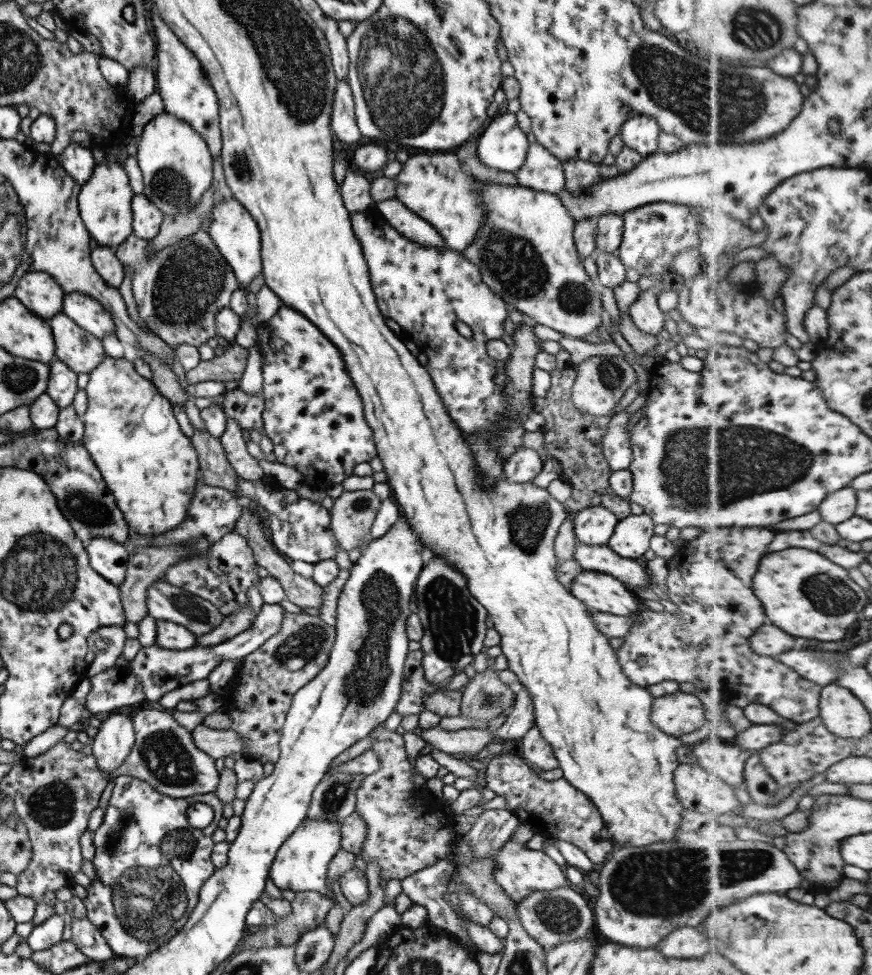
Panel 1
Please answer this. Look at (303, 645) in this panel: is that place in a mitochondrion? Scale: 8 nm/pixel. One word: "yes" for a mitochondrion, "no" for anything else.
yes

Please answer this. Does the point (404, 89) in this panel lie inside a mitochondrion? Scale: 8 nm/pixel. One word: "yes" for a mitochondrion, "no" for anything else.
yes

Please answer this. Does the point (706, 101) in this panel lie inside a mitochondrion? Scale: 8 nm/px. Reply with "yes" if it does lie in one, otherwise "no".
yes

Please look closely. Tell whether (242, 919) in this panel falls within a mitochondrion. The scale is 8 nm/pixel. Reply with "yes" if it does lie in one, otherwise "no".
no

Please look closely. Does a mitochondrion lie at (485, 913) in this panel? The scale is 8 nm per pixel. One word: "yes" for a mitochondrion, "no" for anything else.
no

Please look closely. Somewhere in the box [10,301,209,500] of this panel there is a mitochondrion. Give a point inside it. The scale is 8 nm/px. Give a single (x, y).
(84, 341)

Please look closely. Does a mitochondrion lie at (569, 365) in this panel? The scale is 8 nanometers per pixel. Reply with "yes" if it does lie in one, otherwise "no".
no

